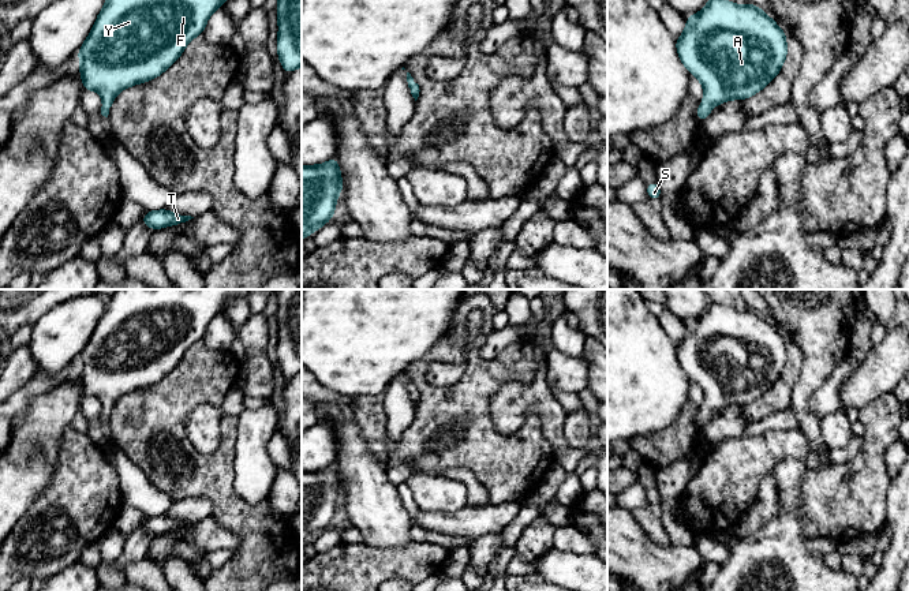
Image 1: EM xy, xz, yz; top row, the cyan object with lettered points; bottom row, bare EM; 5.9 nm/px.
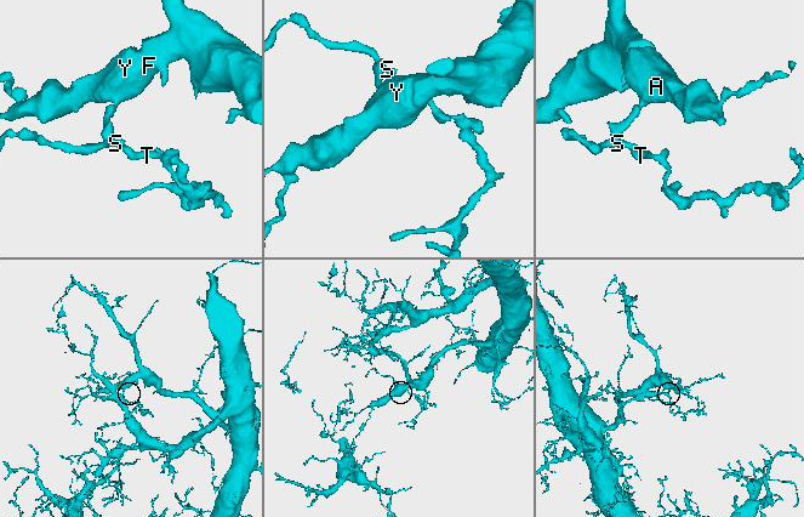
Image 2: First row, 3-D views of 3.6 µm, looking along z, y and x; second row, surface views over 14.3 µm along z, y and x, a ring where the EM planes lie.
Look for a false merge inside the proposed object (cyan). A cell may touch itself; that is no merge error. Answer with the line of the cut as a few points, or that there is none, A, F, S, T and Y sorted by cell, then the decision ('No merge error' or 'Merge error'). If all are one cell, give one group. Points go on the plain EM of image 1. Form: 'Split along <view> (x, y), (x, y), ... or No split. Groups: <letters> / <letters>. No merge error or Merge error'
No split. Groups: A F S T Y. No merge error

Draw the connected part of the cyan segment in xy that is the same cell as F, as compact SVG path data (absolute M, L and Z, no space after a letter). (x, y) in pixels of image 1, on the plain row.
M120 289L109 298L105 311L86 347L78 356L81 366L79 381L83 397L94 396L102 403L101 420L108 423L116 400L132 390L145 389L161 381L183 359L188 348L203 340L209 322L233 300L248 300L254 289L167 289L165 292L146 292L145 289Z

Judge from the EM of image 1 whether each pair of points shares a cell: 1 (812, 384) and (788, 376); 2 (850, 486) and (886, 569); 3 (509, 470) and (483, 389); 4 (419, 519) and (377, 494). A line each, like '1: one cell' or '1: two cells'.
1: two cells
2: two cells
3: one cell
4: two cells

